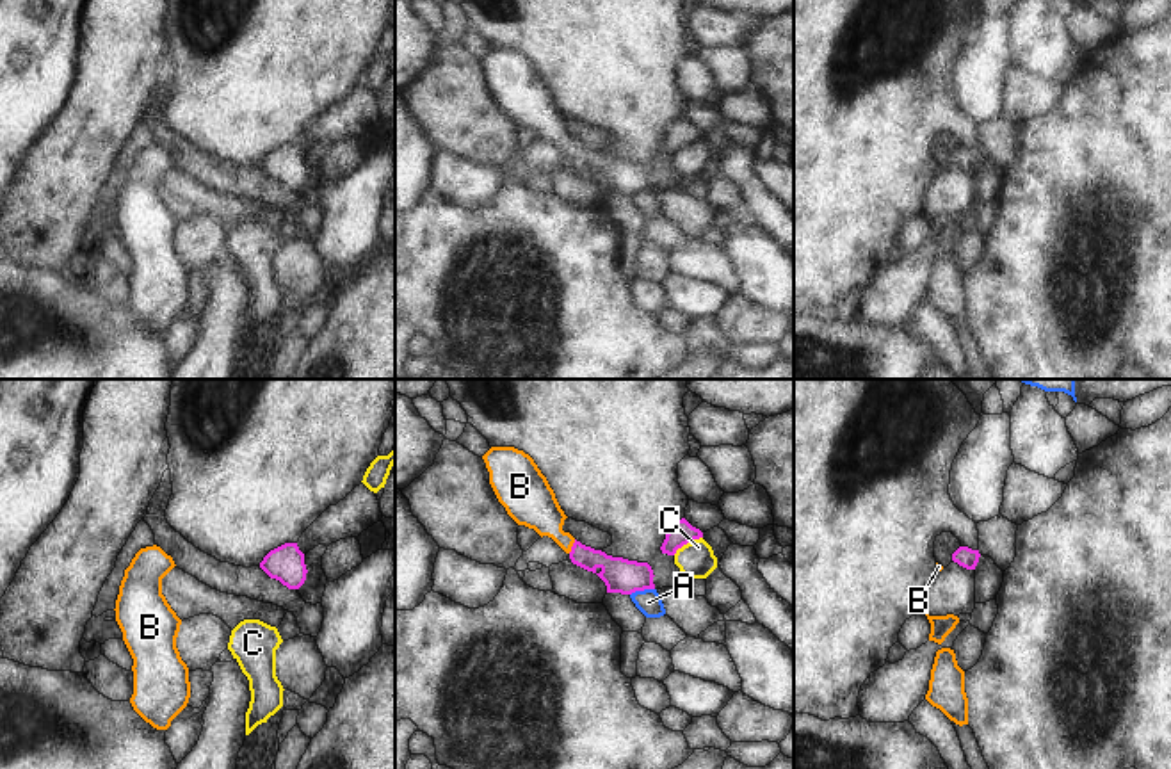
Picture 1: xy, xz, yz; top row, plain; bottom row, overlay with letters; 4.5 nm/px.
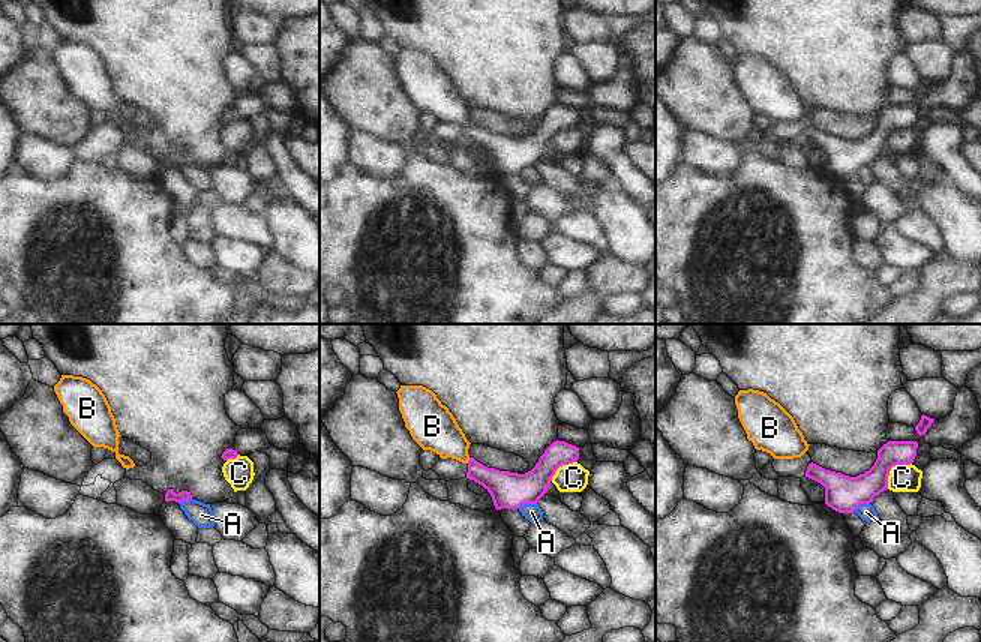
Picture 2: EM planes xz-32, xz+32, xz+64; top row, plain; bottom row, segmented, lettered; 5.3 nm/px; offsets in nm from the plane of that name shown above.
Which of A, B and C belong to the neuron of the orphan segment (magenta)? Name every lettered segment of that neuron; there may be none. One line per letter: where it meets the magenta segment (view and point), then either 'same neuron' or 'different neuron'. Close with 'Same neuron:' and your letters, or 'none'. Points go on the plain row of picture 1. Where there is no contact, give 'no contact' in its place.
A: contact xz (641, 191); different neuron
B: contact xz (572, 148); same neuron
C: contact xz (687, 143); different neuron
Same neuron: B

